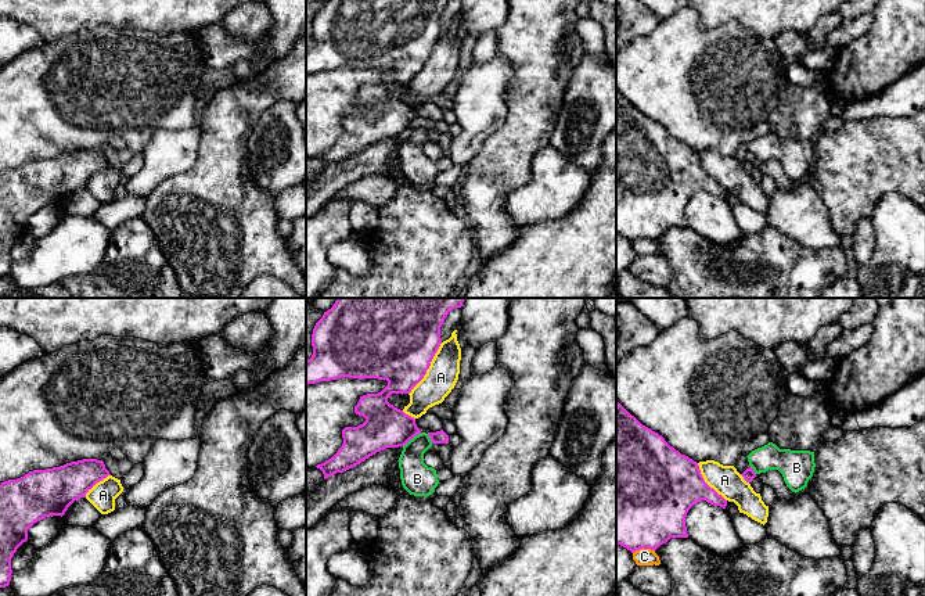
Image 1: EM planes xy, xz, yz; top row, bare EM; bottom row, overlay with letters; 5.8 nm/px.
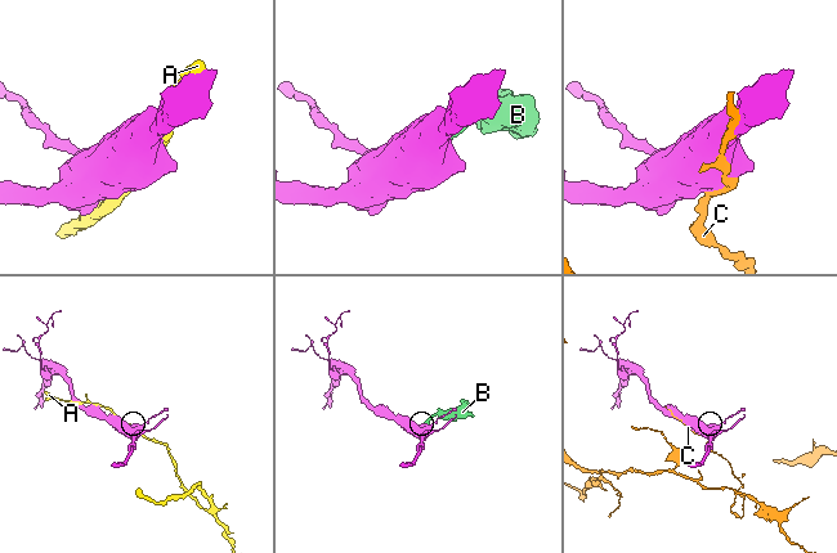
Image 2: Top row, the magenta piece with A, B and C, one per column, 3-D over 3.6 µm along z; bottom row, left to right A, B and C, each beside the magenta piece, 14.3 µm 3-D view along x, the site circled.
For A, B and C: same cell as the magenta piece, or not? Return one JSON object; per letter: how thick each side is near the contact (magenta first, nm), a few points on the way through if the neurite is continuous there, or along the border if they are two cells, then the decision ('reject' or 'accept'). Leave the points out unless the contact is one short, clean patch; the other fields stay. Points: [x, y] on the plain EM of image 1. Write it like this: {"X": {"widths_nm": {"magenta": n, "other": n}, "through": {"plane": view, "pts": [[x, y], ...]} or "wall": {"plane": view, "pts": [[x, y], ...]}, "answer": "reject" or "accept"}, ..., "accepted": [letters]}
{"A": {"widths_nm": {"magenta": 420, "other": 180}, "answer": "reject"}, "B": {"widths_nm": {"magenta": 240, "other": 190}, "wall": {"plane": "xz", "pts": [[421, 122], [416, 124], [403, 136]]}, "answer": "reject"}, "C": {"widths_nm": {"magenta": 500, "other": 100}, "answer": "reject"}, "accepted": []}

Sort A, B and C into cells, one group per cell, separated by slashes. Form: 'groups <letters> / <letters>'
groups A / B / C

